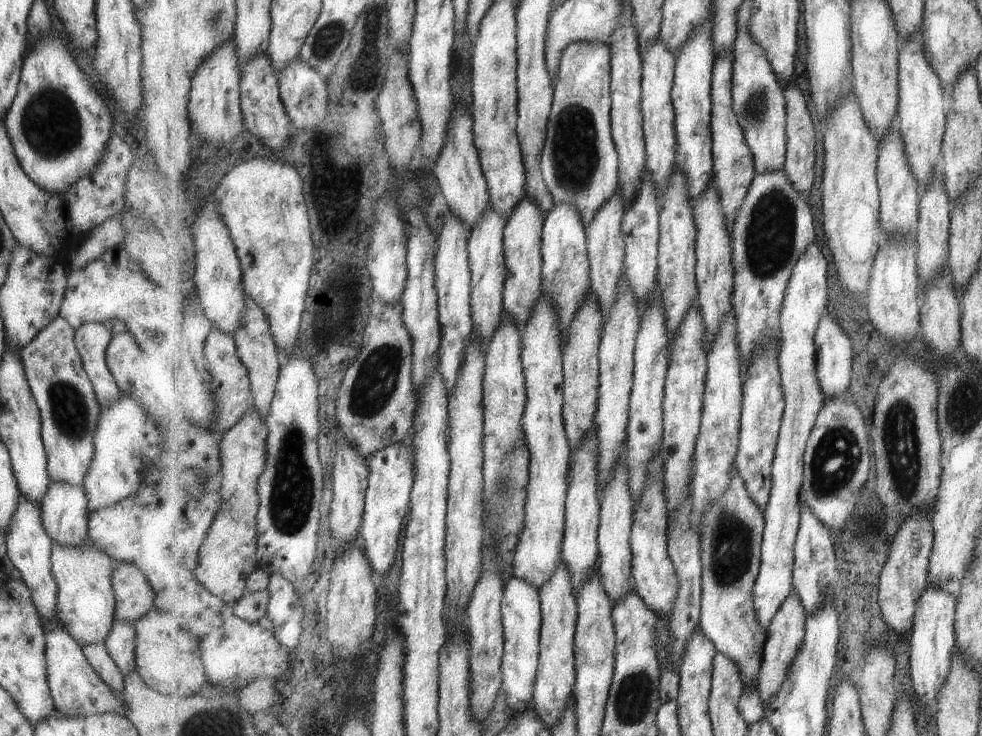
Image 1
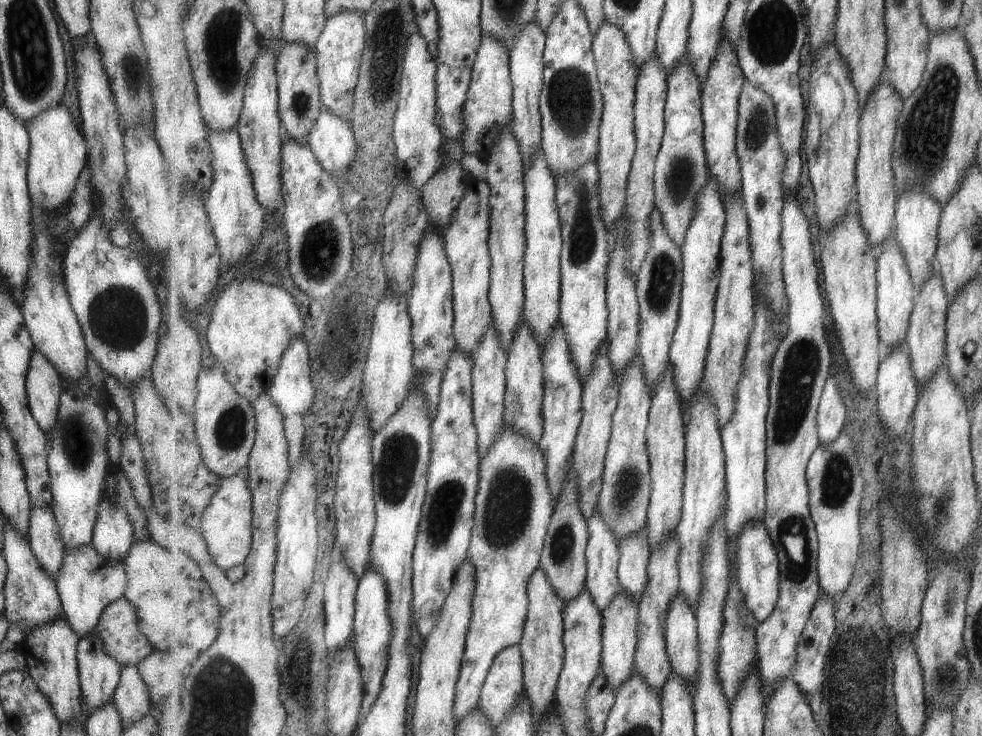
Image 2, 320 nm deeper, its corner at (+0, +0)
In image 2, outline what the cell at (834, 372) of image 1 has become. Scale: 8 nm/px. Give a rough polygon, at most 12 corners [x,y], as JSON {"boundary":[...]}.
{"boundary":[[831,376],[818,408],[820,446],[833,444],[847,406]]}

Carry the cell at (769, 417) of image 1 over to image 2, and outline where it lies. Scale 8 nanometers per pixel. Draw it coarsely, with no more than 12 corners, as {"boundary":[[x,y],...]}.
{"boundary":[[763,521],[736,548],[744,604],[760,623],[776,611],[780,560]]}

